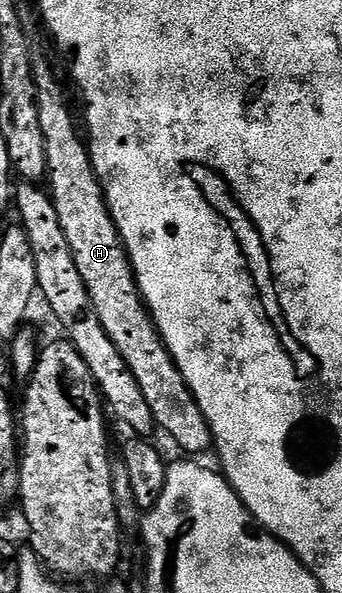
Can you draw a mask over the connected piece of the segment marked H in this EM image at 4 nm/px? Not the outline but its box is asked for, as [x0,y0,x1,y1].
[32,50,213,458]

